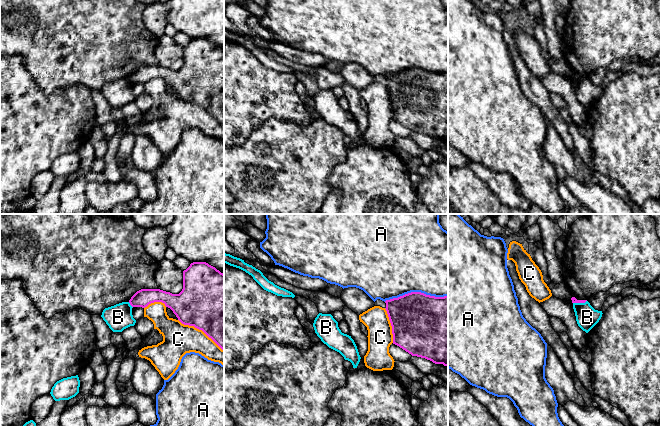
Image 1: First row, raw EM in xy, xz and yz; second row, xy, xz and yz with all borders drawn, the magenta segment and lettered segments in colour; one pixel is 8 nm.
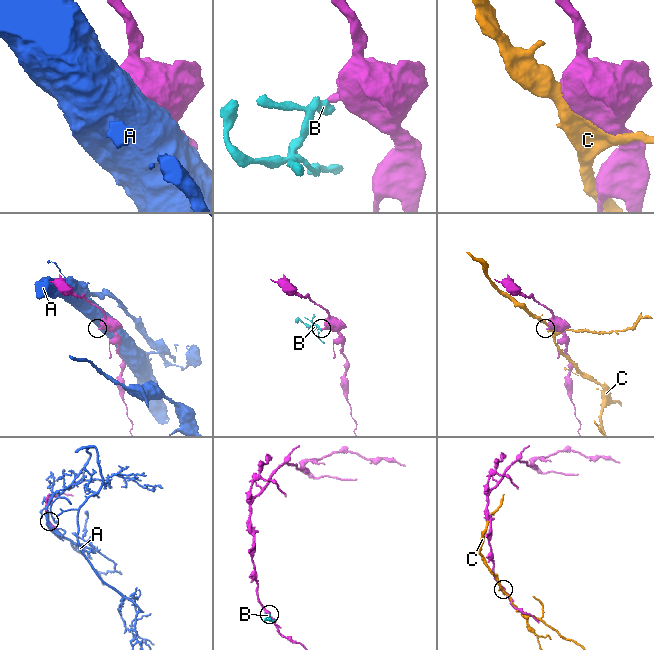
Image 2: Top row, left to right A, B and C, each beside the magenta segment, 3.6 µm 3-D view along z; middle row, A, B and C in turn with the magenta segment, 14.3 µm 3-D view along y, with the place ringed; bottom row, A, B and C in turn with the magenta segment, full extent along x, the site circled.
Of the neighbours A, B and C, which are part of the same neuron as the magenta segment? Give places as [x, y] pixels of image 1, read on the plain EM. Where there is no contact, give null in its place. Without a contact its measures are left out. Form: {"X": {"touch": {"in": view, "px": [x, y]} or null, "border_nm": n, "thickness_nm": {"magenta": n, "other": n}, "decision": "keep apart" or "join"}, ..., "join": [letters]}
{"A": {"touch": {"in": "xz", "px": [415, 68]}, "border_nm": 500, "thickness_nm": {"magenta": 460, "other": 500}, "decision": "keep apart"}, "B": {"touch": {"in": "xy", "px": [130, 80]}, "border_nm": 60, "thickness_nm": {"magenta": 140, "other": 200}, "decision": "keep apart"}, "C": {"touch": {"in": "xy", "px": [201, 105]}, "border_nm": 440, "thickness_nm": {"magenta": 500, "other": 260}, "decision": "keep apart"}, "join": []}

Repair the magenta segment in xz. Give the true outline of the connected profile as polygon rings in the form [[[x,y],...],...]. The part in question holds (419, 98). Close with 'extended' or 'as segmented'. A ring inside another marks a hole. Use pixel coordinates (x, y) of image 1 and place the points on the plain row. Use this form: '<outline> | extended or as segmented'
[[[411,68],[385,79],[393,120],[448,143],[448,72]]] | as segmented

